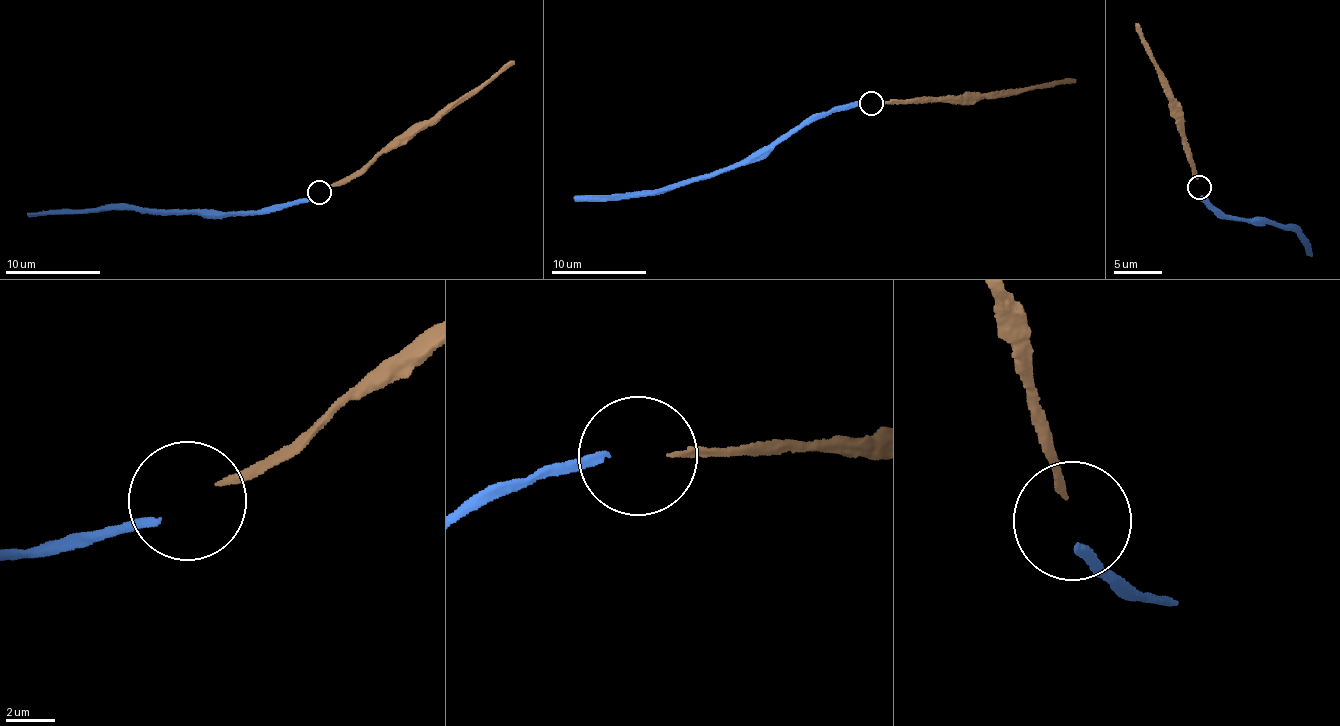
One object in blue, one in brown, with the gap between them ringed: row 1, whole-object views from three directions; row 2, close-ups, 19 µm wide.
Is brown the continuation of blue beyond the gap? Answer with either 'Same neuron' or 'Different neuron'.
Same neuron

